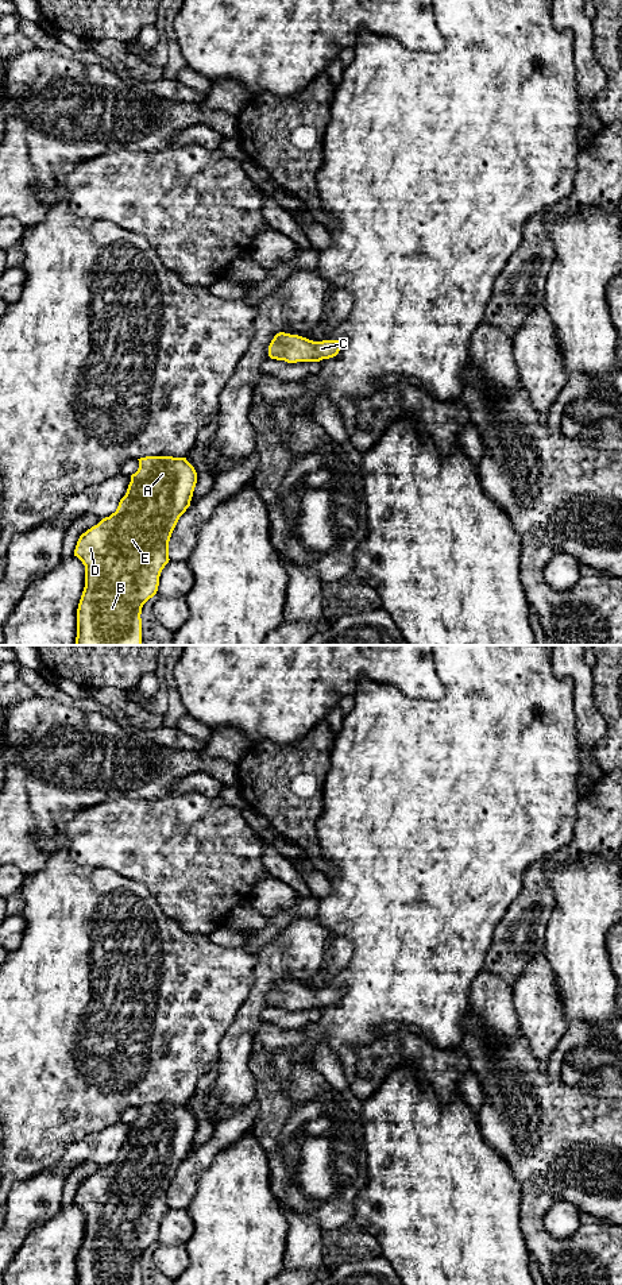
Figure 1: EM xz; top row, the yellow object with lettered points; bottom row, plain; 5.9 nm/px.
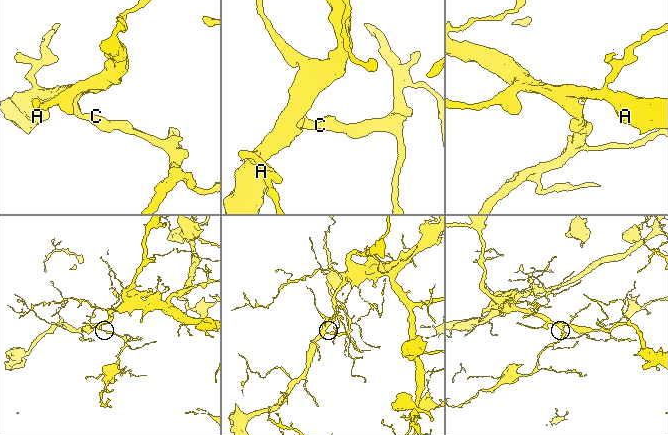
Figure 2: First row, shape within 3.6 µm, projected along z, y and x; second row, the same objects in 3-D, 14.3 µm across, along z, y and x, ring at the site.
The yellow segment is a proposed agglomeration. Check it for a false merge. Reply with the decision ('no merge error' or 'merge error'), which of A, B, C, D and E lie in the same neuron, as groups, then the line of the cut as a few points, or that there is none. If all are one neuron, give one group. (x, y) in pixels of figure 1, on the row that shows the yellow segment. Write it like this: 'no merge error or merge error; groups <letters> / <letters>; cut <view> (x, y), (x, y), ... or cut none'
no merge error; groups A B C D E; cut none

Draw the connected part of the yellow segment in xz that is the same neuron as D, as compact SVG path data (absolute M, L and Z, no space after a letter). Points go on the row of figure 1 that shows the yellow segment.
M146 456L131 475L125 495L115 513L82 533L74 556L85 566L85 587L77 609L76 645L142 645L142 607L152 598L159 576L169 563L169 541L179 517L190 506L197 483L197 472L186 458Z

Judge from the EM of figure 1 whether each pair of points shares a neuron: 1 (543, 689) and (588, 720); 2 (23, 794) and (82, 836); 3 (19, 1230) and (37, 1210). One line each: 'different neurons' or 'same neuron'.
1: different neurons
2: different neurons
3: same neuron

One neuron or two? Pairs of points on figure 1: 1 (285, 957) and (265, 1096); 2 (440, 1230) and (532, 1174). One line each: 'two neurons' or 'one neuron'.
1: two neurons
2: two neurons

